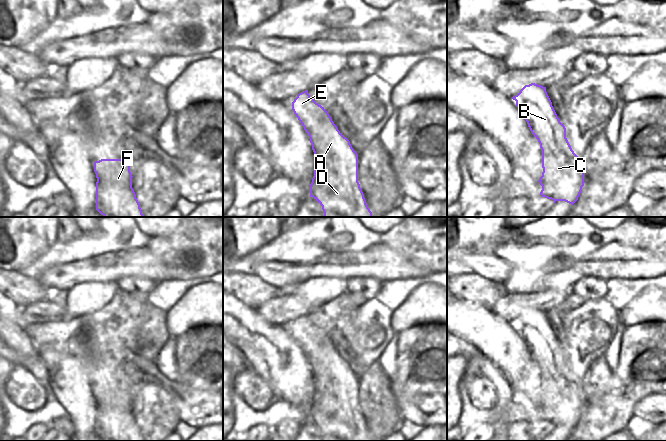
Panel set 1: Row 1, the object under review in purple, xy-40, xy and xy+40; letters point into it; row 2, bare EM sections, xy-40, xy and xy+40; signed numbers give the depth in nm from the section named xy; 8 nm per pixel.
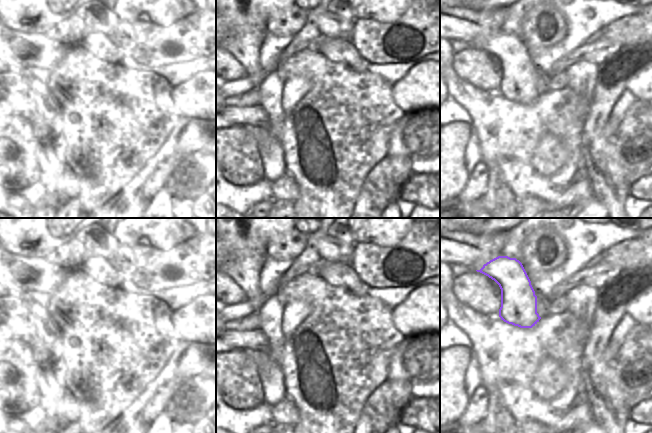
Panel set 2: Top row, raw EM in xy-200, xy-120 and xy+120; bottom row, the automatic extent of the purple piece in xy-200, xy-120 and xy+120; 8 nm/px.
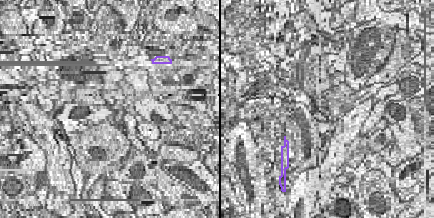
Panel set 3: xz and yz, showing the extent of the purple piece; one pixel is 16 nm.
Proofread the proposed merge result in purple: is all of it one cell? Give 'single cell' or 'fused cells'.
single cell

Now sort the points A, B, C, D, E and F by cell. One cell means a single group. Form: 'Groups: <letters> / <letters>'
Groups: A B C D E F.

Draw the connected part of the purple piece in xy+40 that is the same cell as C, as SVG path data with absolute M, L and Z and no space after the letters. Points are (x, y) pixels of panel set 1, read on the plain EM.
M531 307L525 309L520 316L511 323L524 340L528 351L538 364L542 374L542 400L538 404L542 410L540 419L554 425L565 425L573 429L584 410L584 392L582 381L578 381L572 374L567 362L566 352L560 346L552 326L546 316L546 311Z

